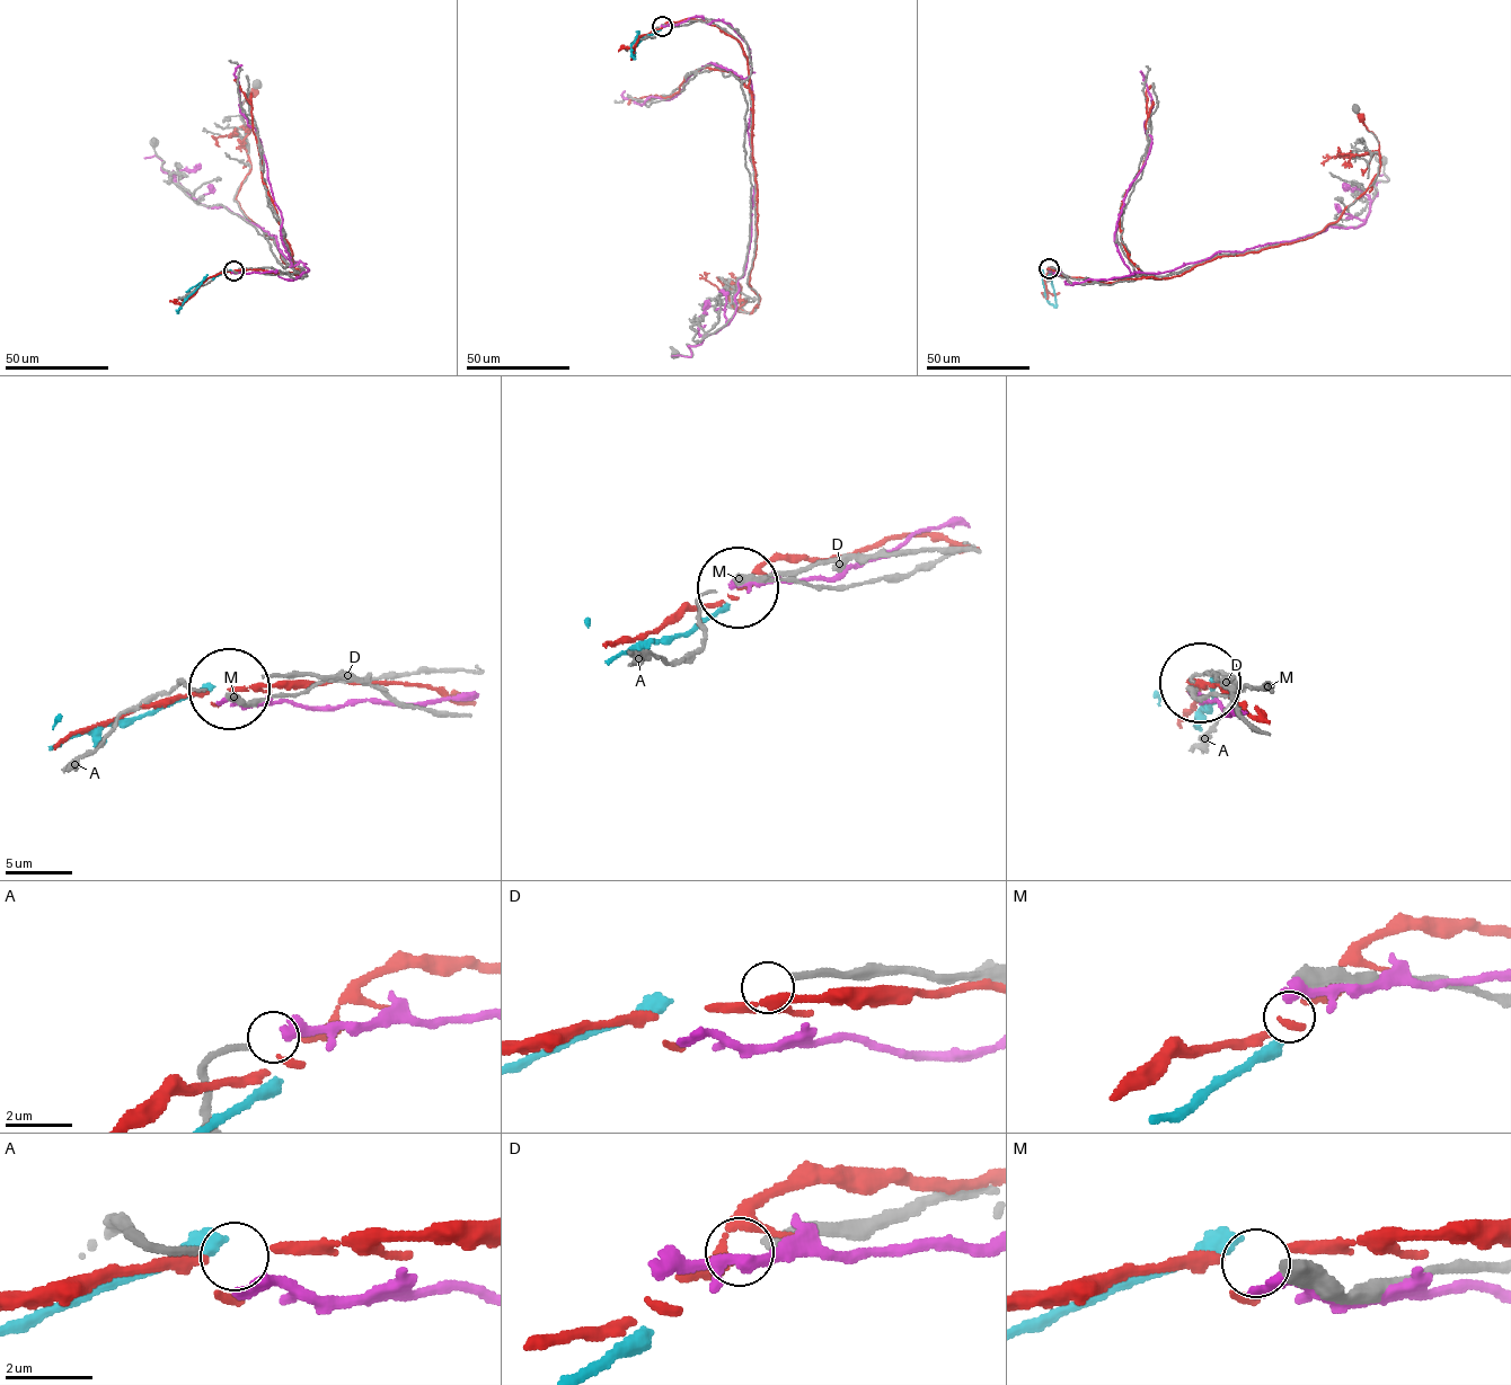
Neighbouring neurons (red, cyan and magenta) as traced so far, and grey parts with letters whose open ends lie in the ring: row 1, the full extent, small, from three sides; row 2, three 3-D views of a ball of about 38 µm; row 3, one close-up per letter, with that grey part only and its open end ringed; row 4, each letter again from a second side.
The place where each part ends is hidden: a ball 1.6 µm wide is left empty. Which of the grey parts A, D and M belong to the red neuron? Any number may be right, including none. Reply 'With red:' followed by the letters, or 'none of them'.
With red: none of them

